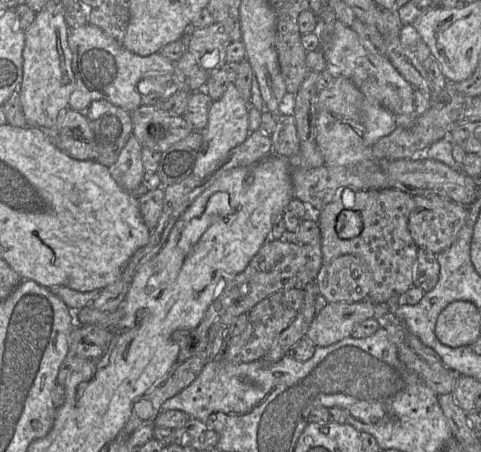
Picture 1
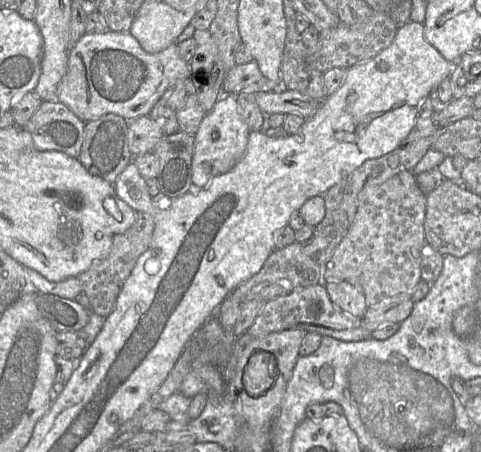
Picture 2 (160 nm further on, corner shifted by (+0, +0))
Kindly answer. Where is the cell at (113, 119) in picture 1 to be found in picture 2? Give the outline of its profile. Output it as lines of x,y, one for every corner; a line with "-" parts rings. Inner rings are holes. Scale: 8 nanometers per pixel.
105,114
97,120
85,123
83,143
77,159
89,174
113,185
133,157
128,147
128,122
123,117

